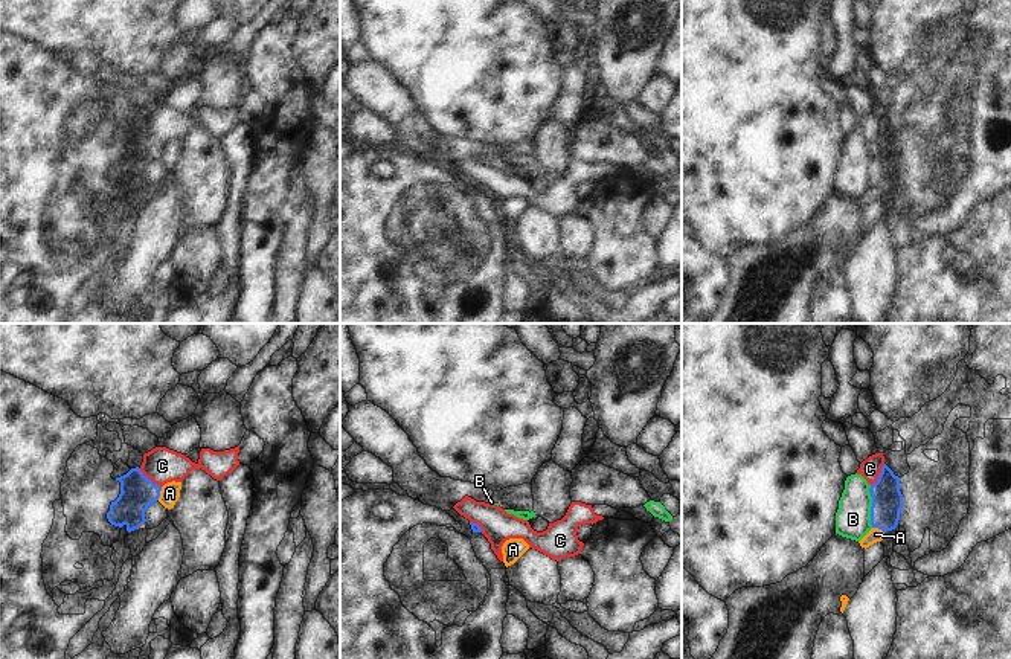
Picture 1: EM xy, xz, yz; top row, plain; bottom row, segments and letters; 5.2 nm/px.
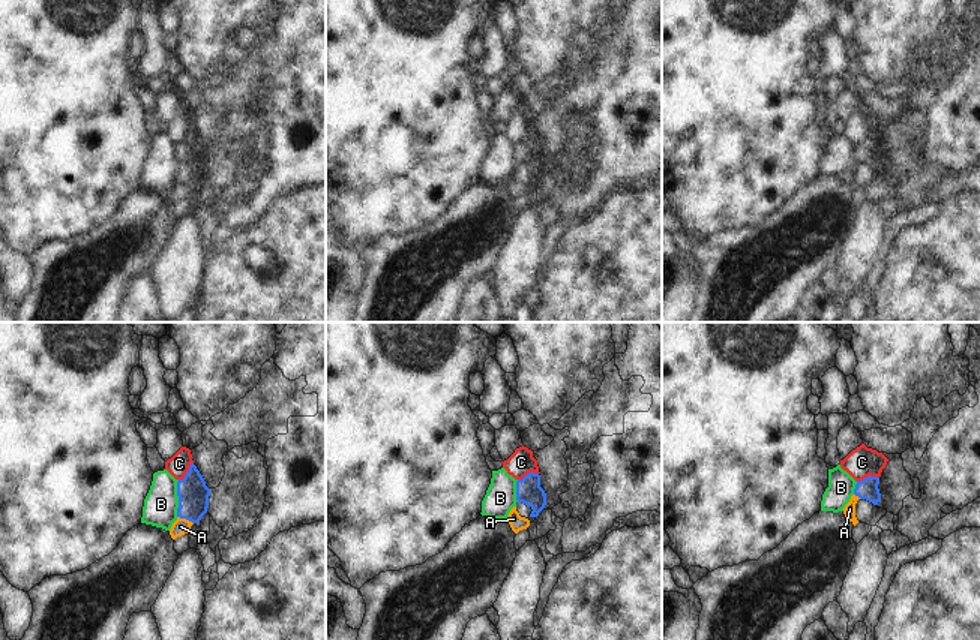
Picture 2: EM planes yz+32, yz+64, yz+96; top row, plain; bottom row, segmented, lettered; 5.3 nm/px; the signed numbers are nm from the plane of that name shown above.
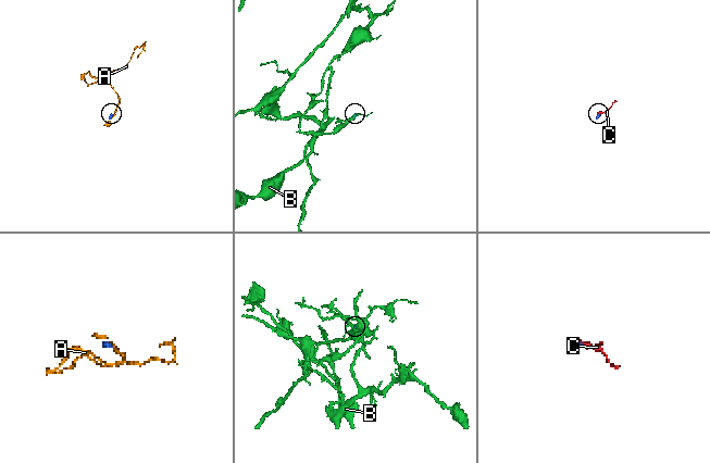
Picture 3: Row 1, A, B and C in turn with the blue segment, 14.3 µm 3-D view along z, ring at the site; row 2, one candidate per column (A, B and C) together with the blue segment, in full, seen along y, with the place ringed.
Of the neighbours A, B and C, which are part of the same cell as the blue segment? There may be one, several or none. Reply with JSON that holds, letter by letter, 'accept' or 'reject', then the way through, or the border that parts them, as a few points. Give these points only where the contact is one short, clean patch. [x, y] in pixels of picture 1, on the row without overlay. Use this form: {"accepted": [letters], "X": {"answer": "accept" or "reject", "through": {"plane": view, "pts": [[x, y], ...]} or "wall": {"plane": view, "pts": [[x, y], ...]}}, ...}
{"accepted": [], "A": {"answer": "reject", "wall": {"plane": "xy", "pts": [[162, 145], [157, 157]]}}, "B": {"answer": "reject", "wall": {"plane": "yz", "pts": [[869, 144], [872, 185]]}}, "C": {"answer": "reject", "wall": {"plane": "xy", "pts": [[139, 127], [160, 145]]}}}

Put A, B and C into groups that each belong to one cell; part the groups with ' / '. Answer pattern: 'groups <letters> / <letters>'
groups A / B / C

